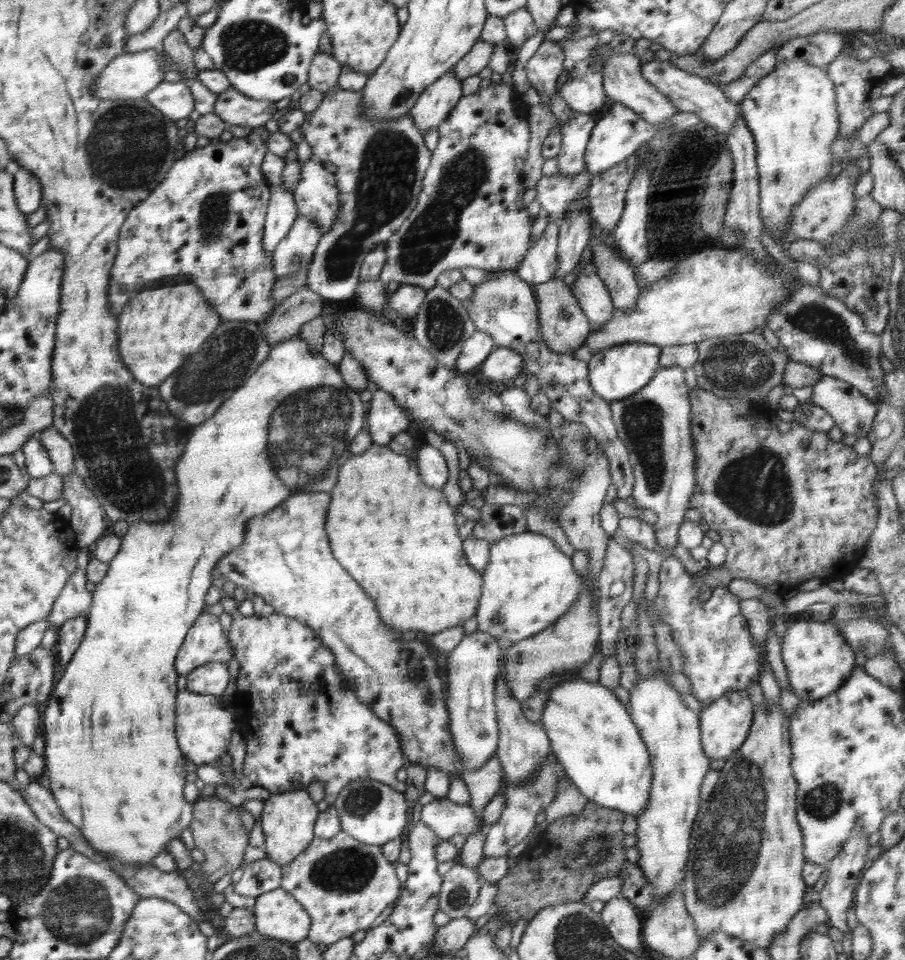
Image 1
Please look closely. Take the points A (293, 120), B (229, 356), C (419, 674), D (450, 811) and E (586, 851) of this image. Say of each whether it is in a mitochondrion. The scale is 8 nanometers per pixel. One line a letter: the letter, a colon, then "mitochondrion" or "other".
A: other
B: mitochondrion
C: other
D: other
E: mitochondrion

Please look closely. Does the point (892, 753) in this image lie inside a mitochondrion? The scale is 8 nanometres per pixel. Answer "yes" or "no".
no

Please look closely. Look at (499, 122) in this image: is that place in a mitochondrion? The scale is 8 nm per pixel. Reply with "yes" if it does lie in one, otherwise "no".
no

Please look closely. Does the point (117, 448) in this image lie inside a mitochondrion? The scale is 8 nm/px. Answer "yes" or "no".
yes

